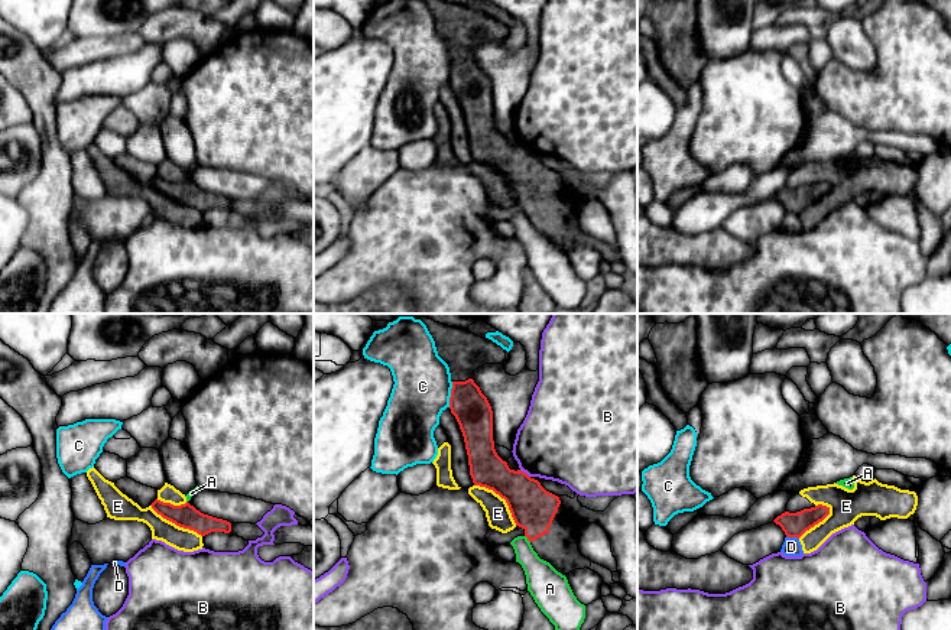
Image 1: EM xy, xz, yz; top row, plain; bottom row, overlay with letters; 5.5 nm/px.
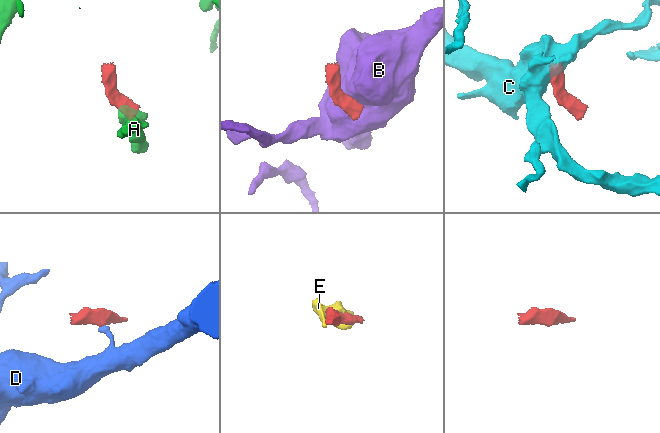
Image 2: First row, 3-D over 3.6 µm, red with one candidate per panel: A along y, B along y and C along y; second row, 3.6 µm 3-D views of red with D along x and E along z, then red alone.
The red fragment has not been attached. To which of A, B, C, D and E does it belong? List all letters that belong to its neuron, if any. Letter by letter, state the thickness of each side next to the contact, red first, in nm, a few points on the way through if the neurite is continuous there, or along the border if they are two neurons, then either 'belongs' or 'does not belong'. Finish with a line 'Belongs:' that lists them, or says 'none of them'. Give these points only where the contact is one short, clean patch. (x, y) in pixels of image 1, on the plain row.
A: 240/190 nm | along xz (525, 211), (529, 218) | does not belong
B: 240/440 nm | along xz (519, 146), (529, 153) | does not belong
C: 200/320 nm | along xz (453, 58), (448, 83) | does not belong
D: 140/100 nm | along yz (786, 211), (798, 216) | does not belong
E: 240/140 nm | along xz (474, 161), (484, 162), (497, 169), (505, 177), (516, 201) | does not belong
Belongs: none of them

